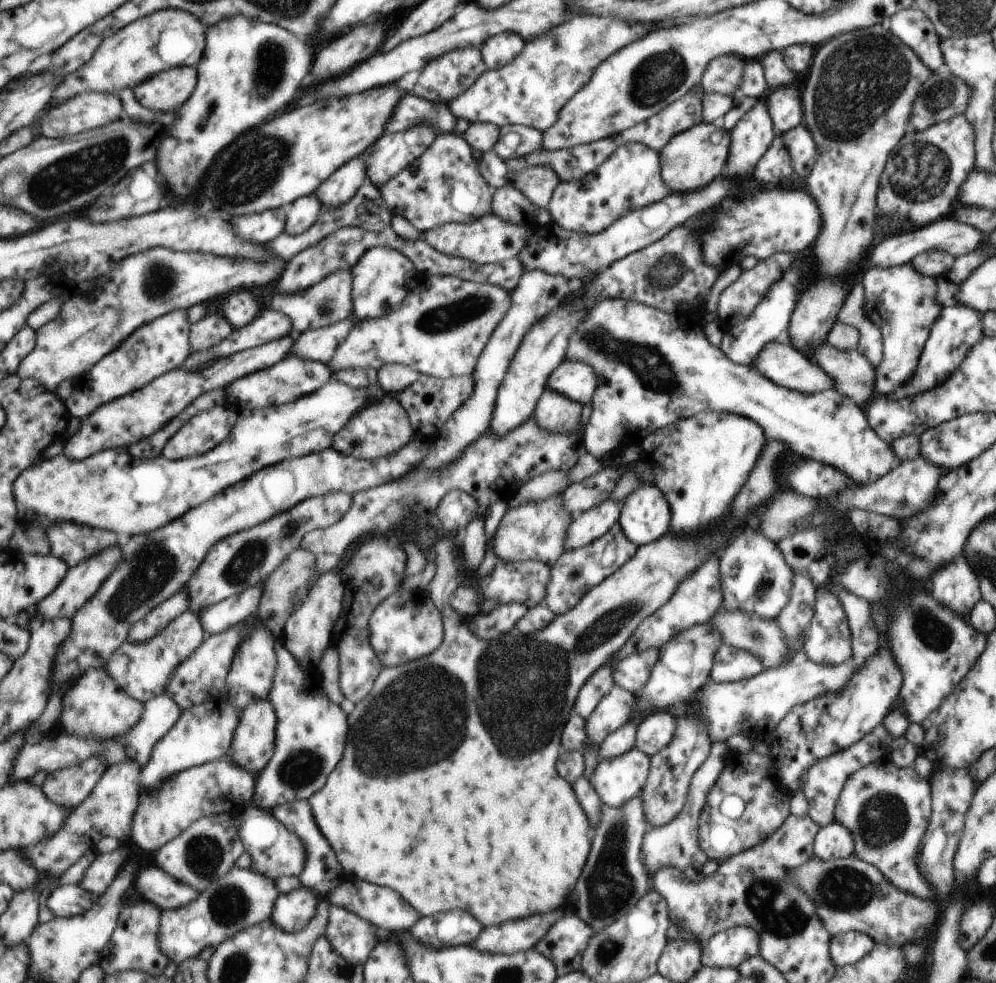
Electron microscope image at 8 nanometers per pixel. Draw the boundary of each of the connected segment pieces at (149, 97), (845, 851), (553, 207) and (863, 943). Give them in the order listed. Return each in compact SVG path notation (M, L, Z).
M179 67L164 71L140 84L134 91L137 101L157 113L176 112L174 108L187 105L199 84L196 67Z
M833 821L831 825L819 828L815 835L813 854L822 861L851 857L855 851L854 836L842 824Z
M627 143L583 178L561 181L552 194L547 210L551 221L563 230L578 235L600 235L626 214L655 205L671 193L662 178L662 160L658 158L658 151L642 143Z
M853 931L852 933L840 934L832 937L830 944L830 952L832 952L832 960L838 966L848 966L848 964L856 964L858 960L862 960L872 948L874 948L874 940Z

